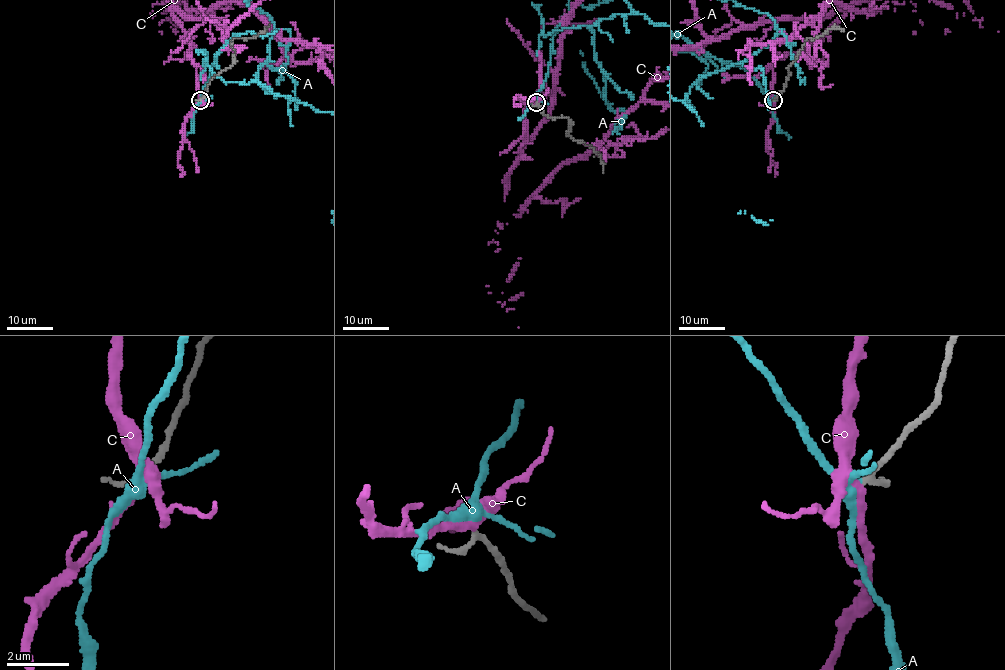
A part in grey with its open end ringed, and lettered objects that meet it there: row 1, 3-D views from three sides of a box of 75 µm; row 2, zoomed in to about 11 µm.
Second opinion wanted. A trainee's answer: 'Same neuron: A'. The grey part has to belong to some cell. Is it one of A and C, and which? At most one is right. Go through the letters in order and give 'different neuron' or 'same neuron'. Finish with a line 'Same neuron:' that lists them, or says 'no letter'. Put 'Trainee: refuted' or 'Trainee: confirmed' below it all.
A: same neuron
C: different neuron
Same neuron: A
Trainee: confirmed

